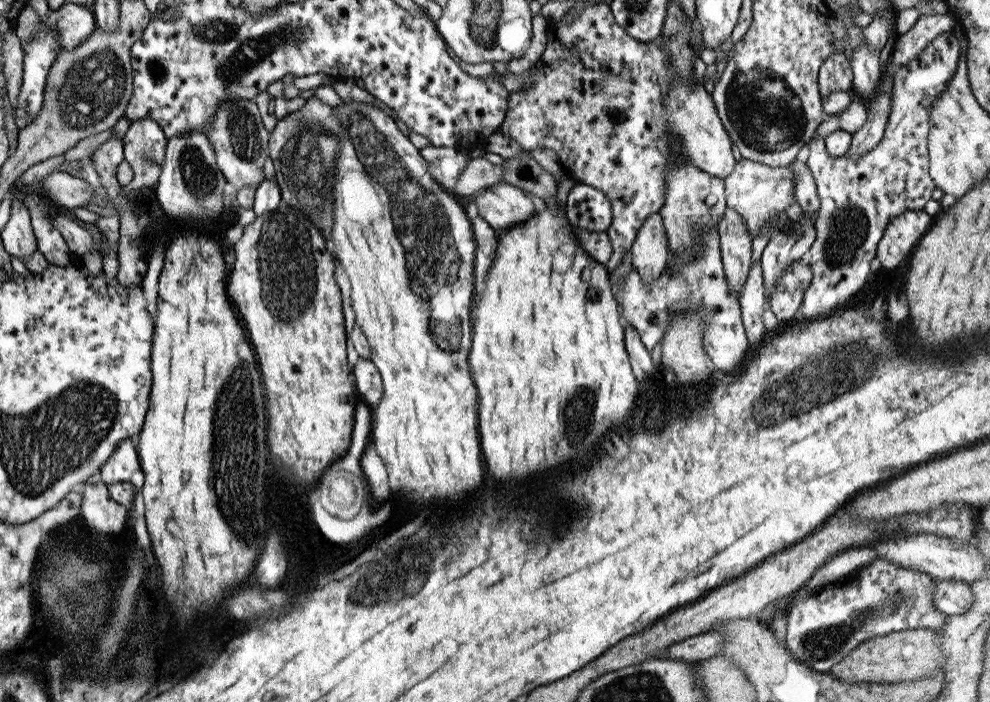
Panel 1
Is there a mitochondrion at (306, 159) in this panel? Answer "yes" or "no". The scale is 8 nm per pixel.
yes

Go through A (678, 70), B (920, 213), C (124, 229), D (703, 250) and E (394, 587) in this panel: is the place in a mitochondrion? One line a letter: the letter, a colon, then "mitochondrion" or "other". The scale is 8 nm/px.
A: other
B: other
C: other
D: mitochondrion
E: mitochondrion

